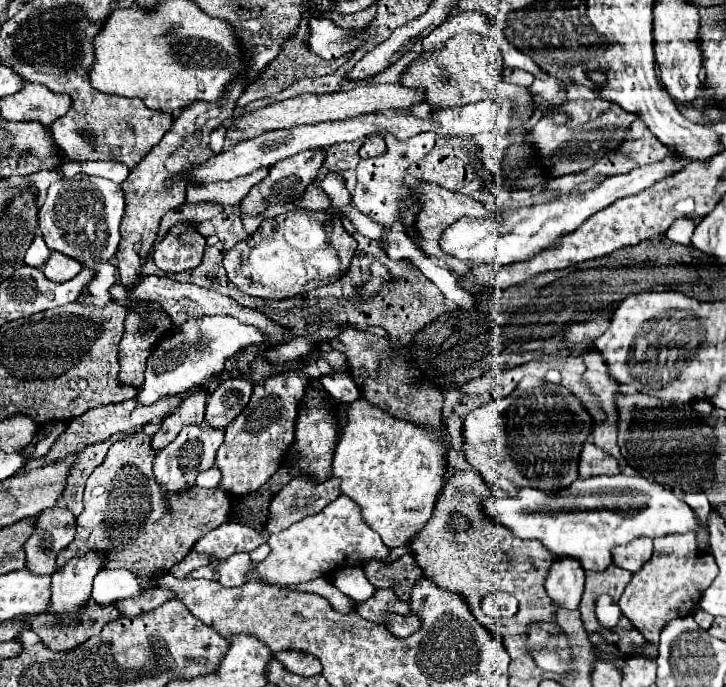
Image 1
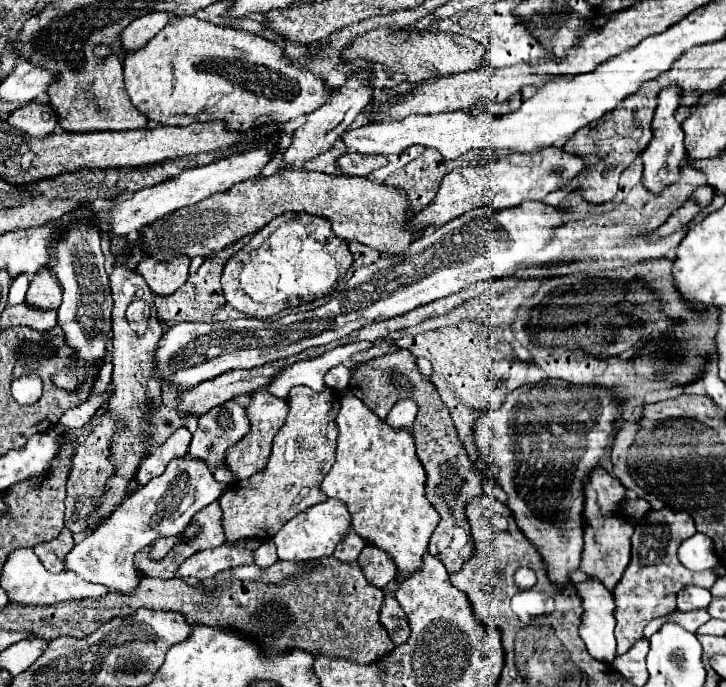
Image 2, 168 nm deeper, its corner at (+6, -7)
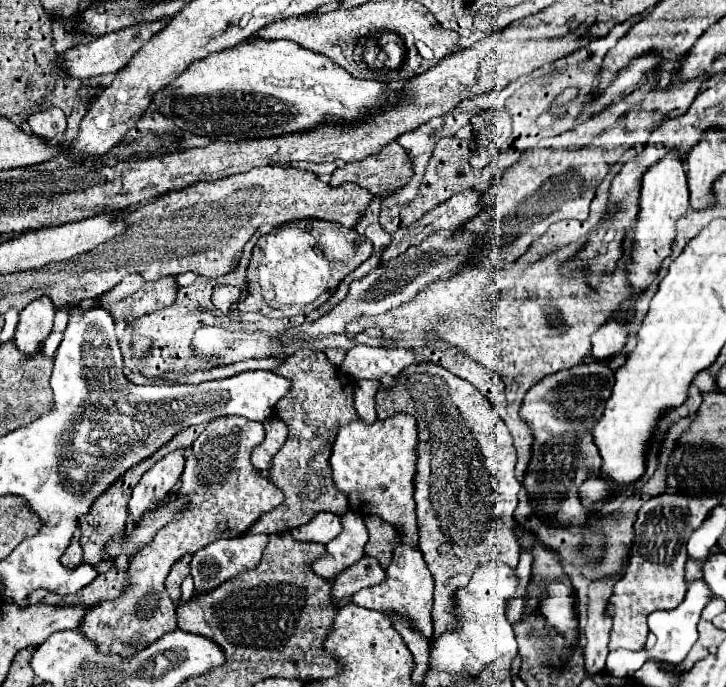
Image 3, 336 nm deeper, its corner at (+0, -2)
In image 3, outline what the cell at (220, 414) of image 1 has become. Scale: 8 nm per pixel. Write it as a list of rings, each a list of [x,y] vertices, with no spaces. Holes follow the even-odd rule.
[[[227,416],[209,422],[185,452],[185,470],[175,494],[189,498],[189,504],[179,510],[169,524],[157,530],[155,538],[131,558],[125,592],[119,598],[105,600],[89,610],[81,622],[81,634],[93,638],[101,654],[115,652],[131,656],[163,634],[177,630],[175,604],[165,590],[165,578],[173,562],[219,538],[237,538],[247,534],[265,512],[283,502],[283,492],[267,476],[259,476],[251,464],[251,452],[263,442],[263,438],[265,430],[261,422]]]

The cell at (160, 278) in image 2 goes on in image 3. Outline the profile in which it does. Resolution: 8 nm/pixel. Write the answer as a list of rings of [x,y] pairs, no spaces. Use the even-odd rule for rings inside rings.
[[[129,274],[121,284],[99,296],[97,306],[105,306],[113,314],[113,320],[133,322],[145,314],[169,308],[175,302],[177,284],[171,276],[157,282],[145,282],[141,274]]]

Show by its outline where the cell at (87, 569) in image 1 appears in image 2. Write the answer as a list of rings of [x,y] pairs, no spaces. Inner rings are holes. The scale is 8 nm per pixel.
[[[191,455],[171,459],[163,475],[151,479],[151,483],[143,487],[137,487],[135,493],[119,507],[119,511],[115,511],[115,515],[107,517],[93,533],[89,533],[67,553],[65,571],[73,571],[91,583],[107,583],[109,591],[131,595],[131,591],[135,591],[139,585],[133,555],[151,545],[155,539],[183,533],[193,515],[217,501],[225,489],[227,485],[217,483],[209,471],[209,465],[201,459]]]

